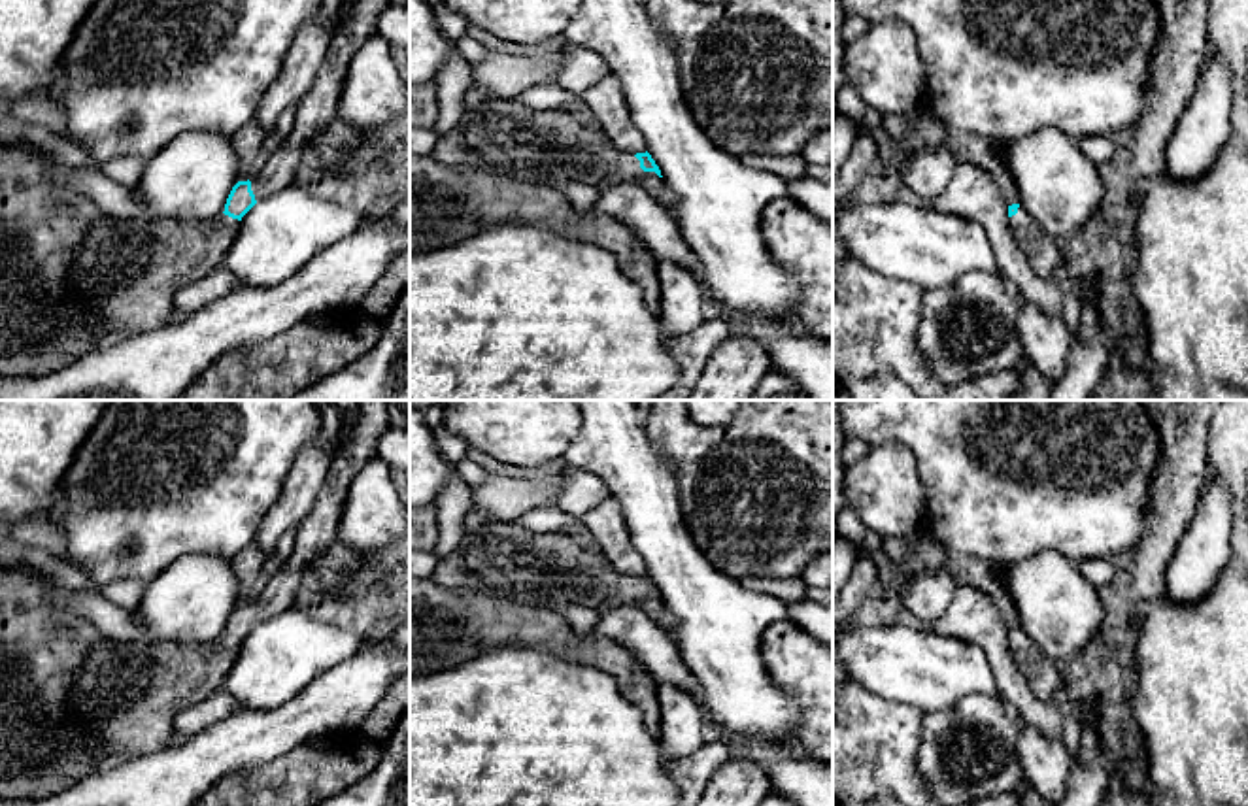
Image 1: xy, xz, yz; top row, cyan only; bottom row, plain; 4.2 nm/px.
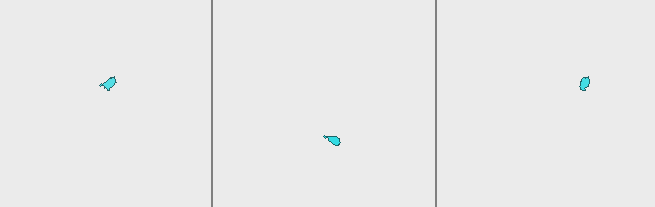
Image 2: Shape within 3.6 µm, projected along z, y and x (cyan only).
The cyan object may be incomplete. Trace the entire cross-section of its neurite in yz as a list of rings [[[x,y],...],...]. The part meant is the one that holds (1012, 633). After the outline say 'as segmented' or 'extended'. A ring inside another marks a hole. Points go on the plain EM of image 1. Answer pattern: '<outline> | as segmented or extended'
[[[1021,627],[1008,629],[1008,640],[1012,661],[1025,676],[1031,689],[1044,698],[1050,698],[1057,683],[1063,681],[1063,668],[1054,663]]] | extended

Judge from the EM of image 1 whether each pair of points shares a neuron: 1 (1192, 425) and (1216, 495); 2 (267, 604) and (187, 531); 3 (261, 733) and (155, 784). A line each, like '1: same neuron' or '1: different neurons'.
1: different neurons
2: different neurons
3: same neuron

